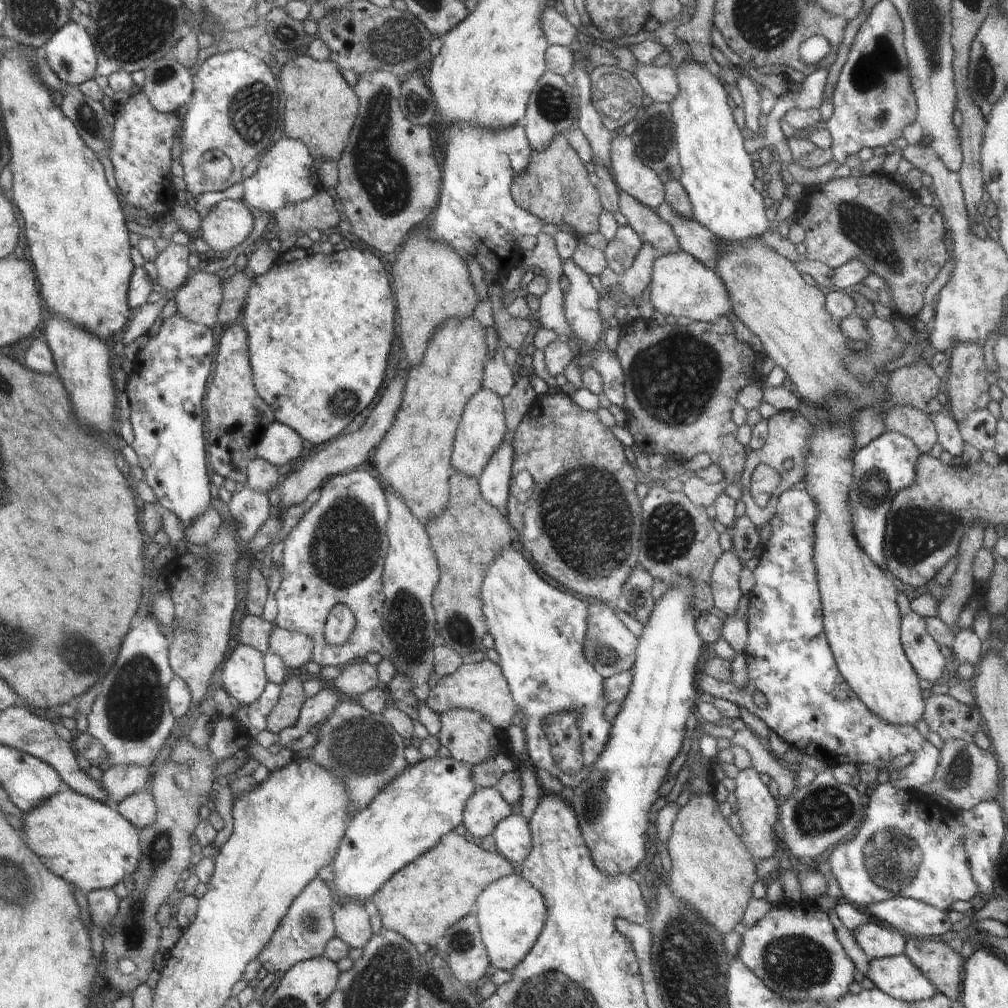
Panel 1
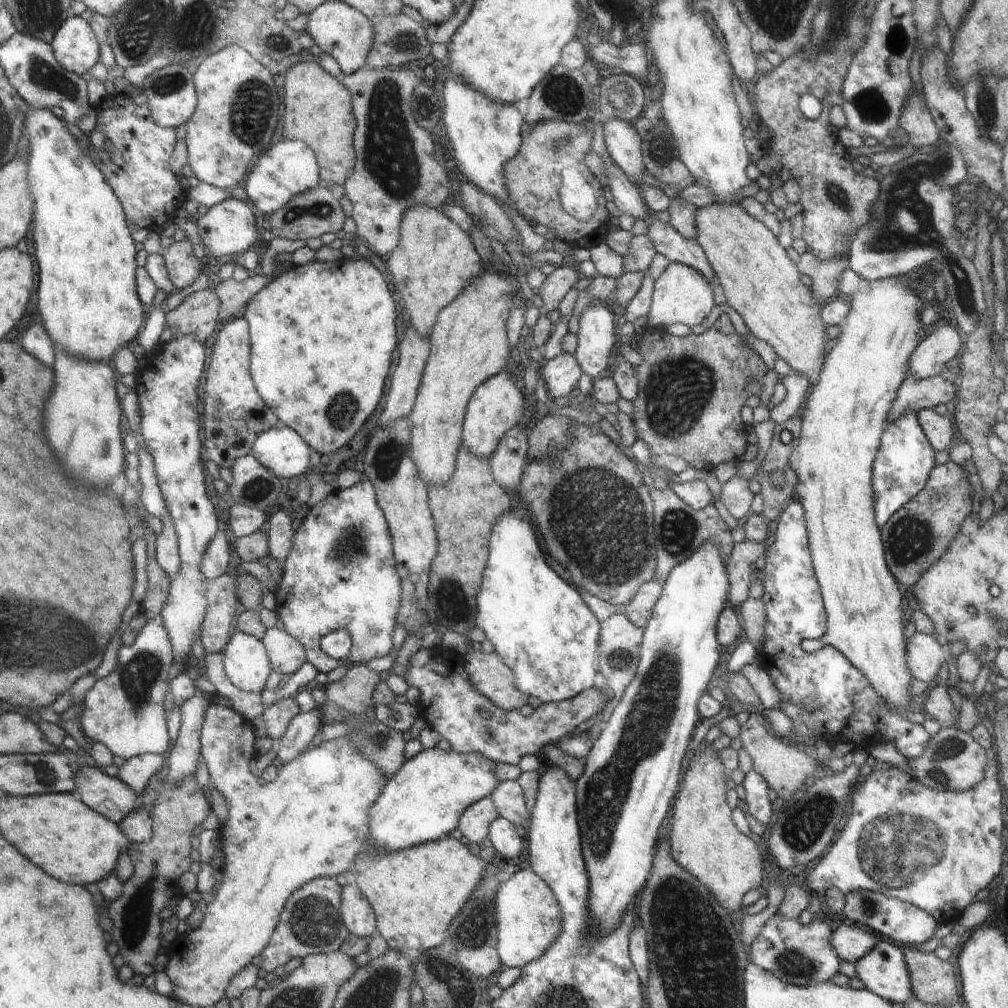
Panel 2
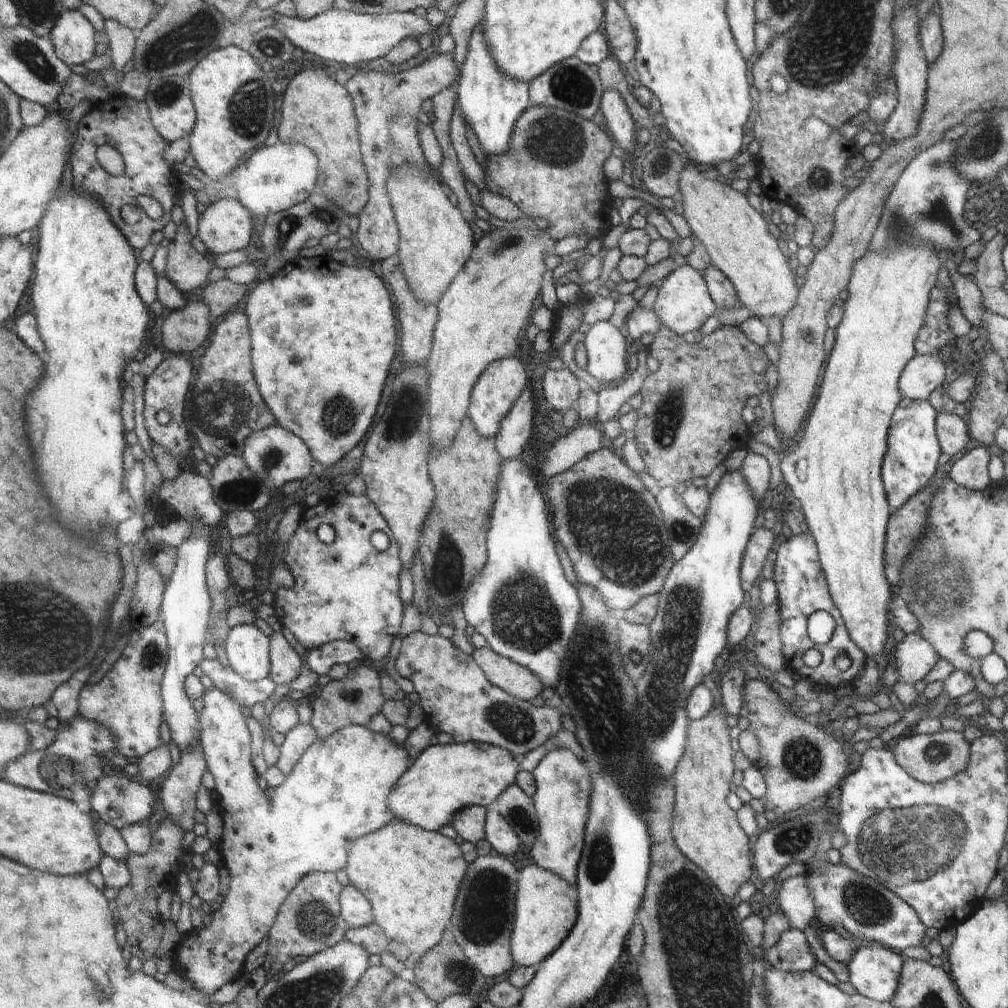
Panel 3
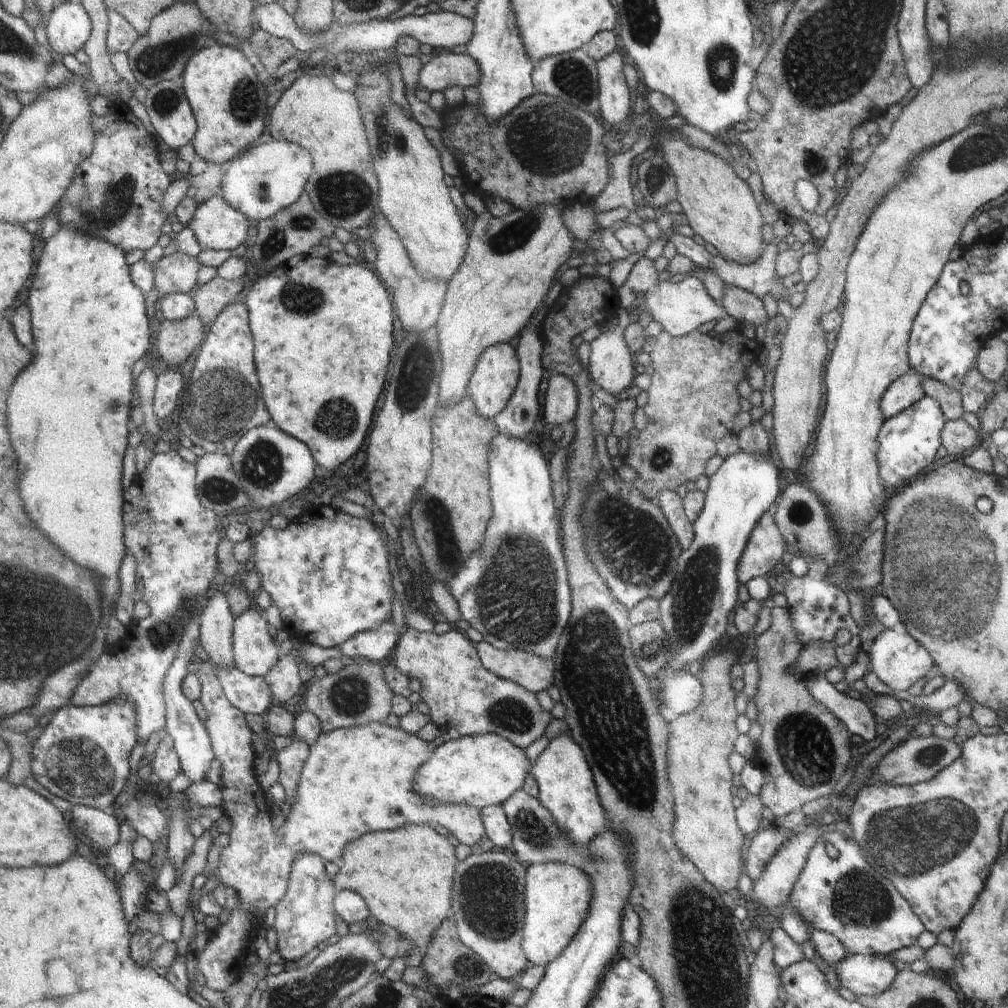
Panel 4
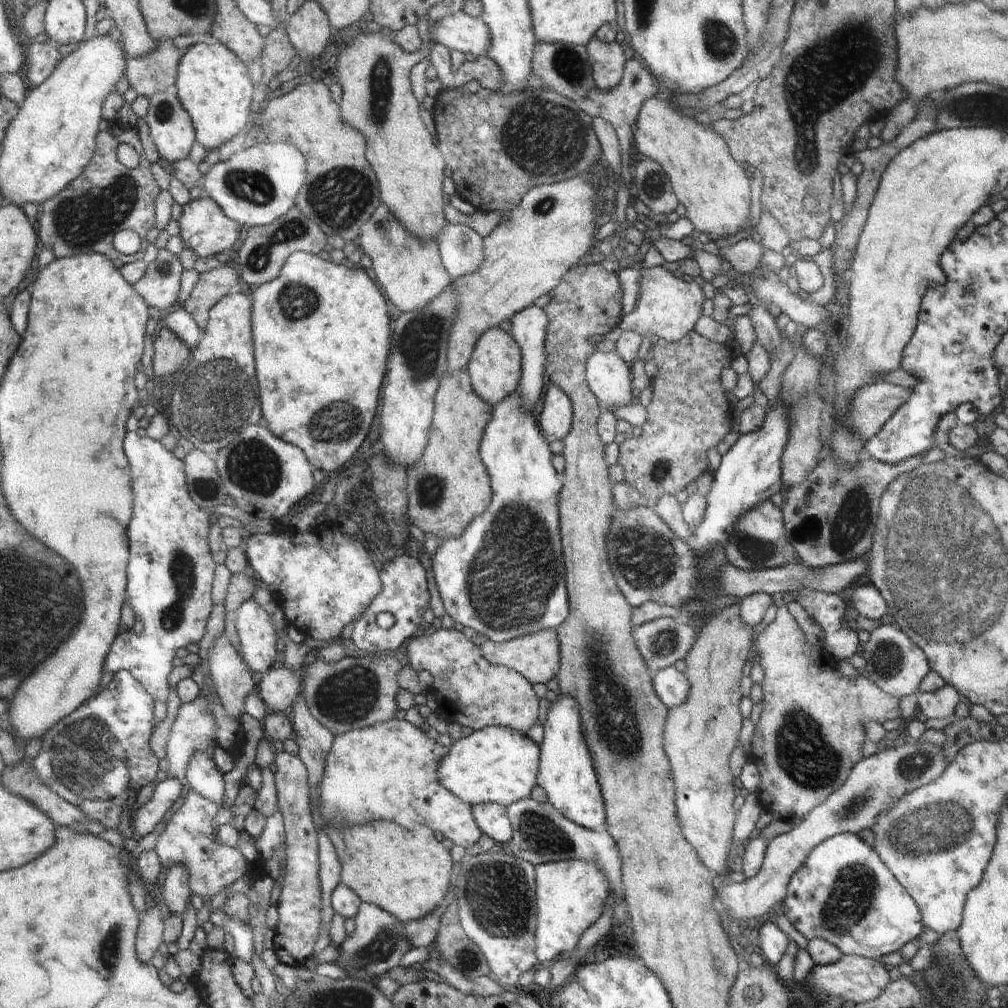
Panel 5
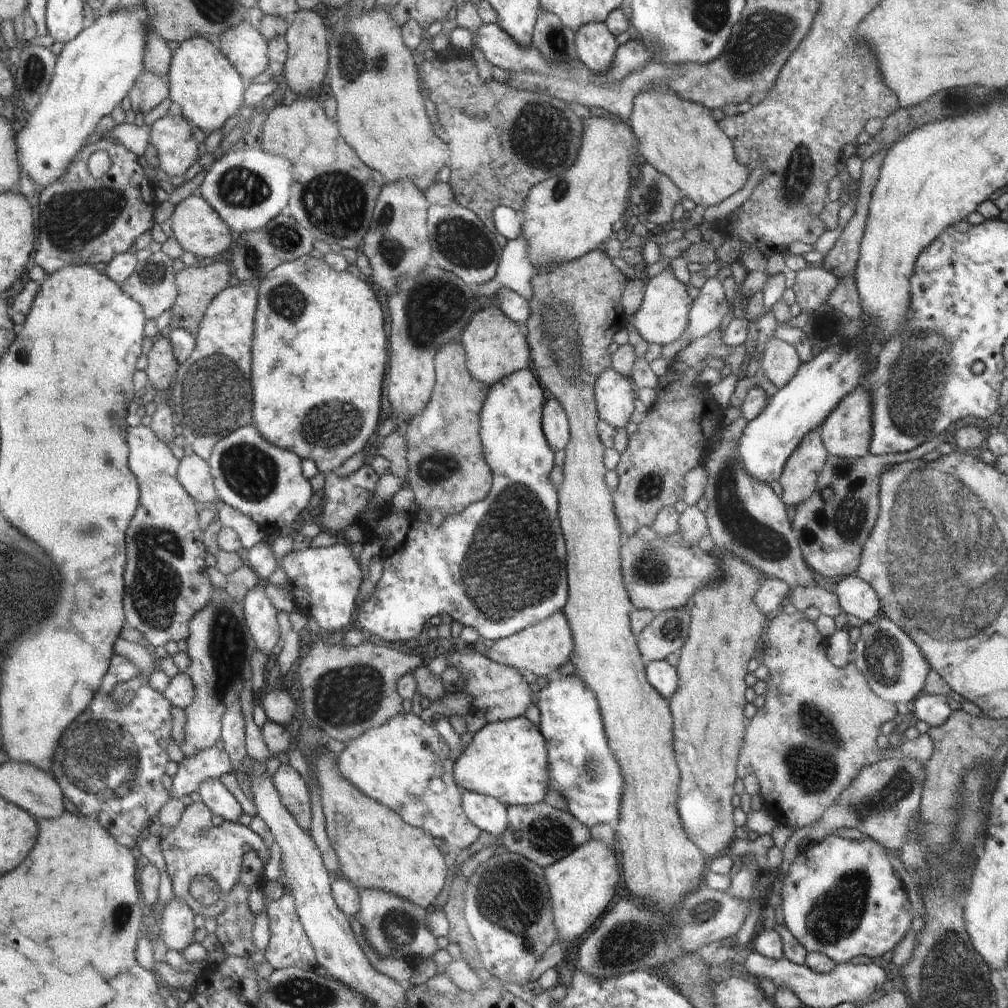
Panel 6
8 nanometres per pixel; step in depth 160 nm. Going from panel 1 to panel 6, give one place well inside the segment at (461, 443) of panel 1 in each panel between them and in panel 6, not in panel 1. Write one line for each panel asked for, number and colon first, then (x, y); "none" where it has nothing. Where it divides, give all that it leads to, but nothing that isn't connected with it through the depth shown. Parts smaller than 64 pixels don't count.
2: (495, 406)
3: (493, 394)
4: (494, 379)
5: (494, 367)
6: (495, 348)

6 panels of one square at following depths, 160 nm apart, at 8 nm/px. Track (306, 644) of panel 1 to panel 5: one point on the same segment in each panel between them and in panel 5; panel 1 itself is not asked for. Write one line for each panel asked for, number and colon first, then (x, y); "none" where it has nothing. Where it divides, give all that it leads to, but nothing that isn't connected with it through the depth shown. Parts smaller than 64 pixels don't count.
2: (286, 654)
3: (286, 663)
4: (283, 679)
5: (278, 688)

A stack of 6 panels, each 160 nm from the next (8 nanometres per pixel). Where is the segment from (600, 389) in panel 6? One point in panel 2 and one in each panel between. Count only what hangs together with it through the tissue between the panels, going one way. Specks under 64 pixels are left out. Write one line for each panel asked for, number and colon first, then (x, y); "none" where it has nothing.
2: (597, 333)
3: (606, 348)
4: (610, 365)
5: (608, 375)

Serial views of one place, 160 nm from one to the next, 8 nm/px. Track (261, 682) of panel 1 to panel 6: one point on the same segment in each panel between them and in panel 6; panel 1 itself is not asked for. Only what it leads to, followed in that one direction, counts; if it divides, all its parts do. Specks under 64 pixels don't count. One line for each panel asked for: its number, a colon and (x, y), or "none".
2: (245, 663)
3: (248, 649)
4: (255, 654)
5: (257, 637)
6: (260, 616)

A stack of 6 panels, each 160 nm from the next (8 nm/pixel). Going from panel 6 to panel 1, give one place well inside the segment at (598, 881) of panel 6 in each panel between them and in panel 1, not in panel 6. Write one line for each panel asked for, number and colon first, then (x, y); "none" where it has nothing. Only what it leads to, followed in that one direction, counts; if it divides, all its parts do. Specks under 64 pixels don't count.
1: (512, 913)
2: (529, 919)
3: (547, 908)
4: (558, 897)
5: (570, 894)

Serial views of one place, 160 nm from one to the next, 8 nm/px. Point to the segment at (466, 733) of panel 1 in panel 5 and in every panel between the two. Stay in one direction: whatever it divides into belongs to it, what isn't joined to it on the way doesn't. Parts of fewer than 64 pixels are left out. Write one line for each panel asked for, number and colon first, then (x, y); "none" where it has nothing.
2: (450, 703)
3: (456, 697)
4: (461, 693)
5: (470, 691)

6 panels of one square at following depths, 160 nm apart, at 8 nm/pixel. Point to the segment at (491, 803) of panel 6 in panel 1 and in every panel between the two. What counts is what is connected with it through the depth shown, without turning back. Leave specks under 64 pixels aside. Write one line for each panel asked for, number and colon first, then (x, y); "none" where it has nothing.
1: (513, 837)
2: (505, 837)
3: (504, 840)
4: (498, 829)
5: (493, 819)

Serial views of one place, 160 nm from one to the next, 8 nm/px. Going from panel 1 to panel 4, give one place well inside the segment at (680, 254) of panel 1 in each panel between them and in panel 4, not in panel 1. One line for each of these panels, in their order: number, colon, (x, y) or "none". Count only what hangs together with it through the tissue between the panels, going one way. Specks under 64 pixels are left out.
2: (681, 294)
3: (683, 303)
4: (681, 307)

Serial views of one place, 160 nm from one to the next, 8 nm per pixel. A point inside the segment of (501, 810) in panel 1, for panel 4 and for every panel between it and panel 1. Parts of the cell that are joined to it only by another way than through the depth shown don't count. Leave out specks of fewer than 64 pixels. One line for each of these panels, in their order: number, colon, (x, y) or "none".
2: (475, 821)
3: (469, 824)
4: (357, 780)

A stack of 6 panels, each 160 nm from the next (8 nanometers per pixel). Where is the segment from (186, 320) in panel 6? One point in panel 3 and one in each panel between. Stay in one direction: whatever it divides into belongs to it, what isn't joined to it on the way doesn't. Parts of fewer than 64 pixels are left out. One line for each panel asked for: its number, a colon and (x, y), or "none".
3: (222, 295)
4: (210, 299)
5: (212, 286)

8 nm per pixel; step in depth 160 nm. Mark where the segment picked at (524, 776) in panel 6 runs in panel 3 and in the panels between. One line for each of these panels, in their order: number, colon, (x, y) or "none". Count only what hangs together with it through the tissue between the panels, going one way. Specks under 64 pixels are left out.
3: (444, 779)
4: (481, 770)
5: (498, 765)

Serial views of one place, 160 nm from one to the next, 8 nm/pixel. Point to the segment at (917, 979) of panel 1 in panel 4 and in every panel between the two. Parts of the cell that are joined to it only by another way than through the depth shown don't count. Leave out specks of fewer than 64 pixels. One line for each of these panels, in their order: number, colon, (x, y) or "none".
2: (883, 970)
3: (873, 970)
4: (870, 975)

